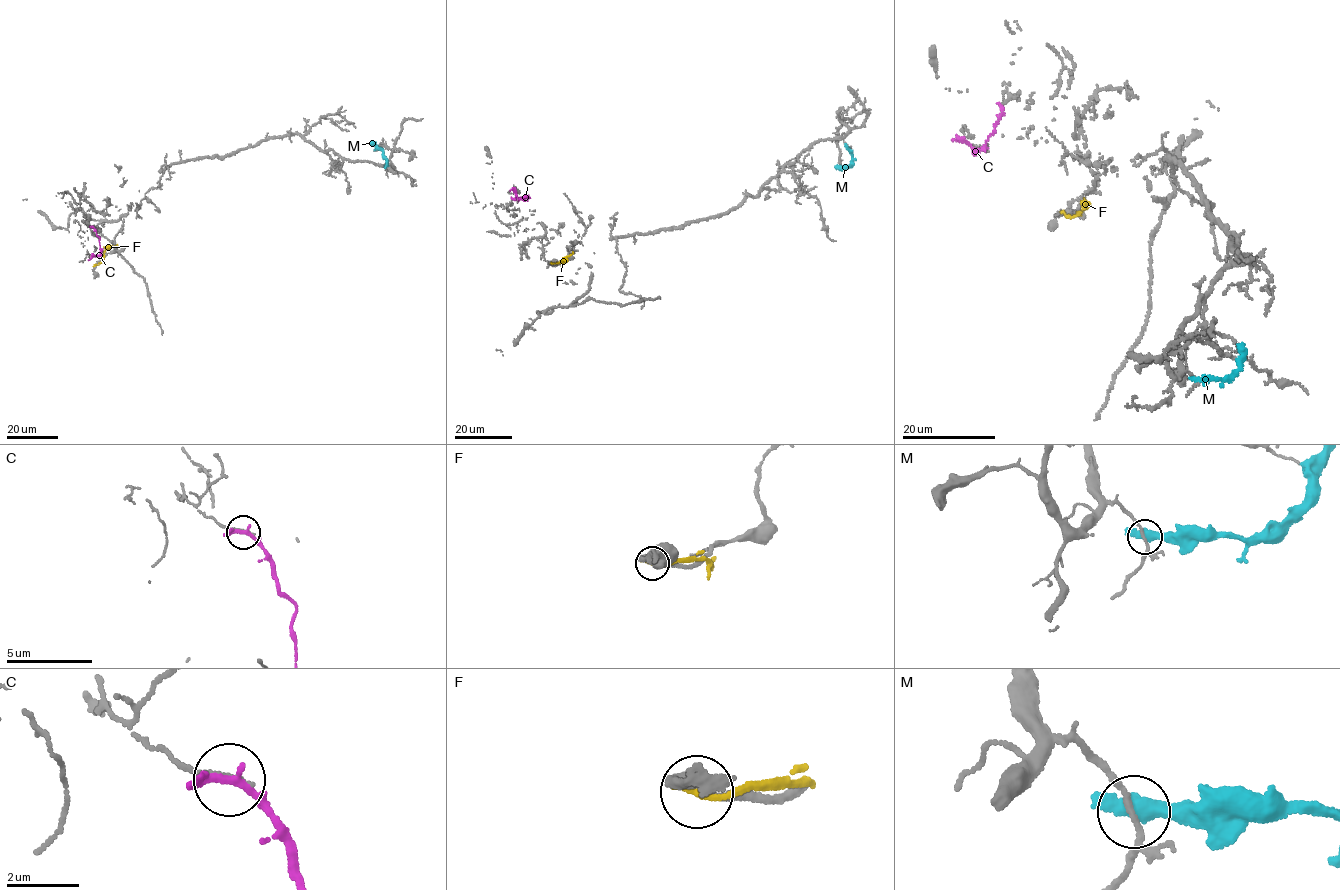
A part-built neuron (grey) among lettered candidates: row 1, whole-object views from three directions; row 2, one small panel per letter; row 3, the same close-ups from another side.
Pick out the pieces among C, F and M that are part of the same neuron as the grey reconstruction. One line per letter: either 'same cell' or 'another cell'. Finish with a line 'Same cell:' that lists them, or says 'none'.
C: another cell
F: another cell
M: another cell
Same cell: none

